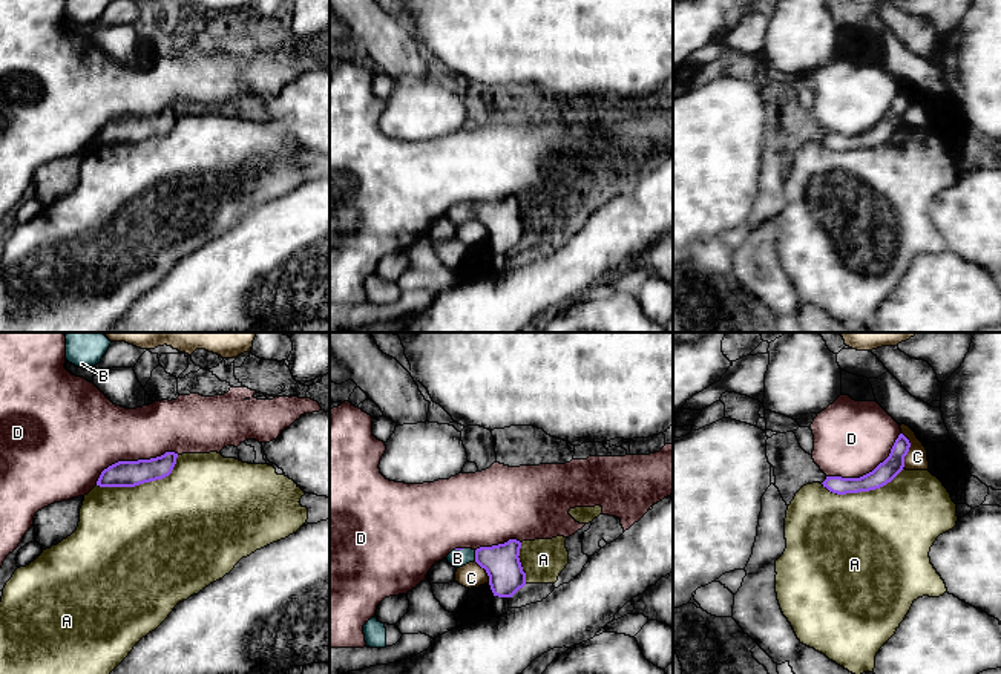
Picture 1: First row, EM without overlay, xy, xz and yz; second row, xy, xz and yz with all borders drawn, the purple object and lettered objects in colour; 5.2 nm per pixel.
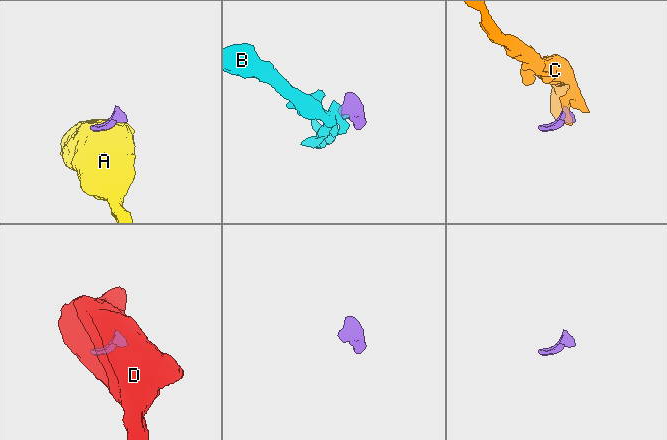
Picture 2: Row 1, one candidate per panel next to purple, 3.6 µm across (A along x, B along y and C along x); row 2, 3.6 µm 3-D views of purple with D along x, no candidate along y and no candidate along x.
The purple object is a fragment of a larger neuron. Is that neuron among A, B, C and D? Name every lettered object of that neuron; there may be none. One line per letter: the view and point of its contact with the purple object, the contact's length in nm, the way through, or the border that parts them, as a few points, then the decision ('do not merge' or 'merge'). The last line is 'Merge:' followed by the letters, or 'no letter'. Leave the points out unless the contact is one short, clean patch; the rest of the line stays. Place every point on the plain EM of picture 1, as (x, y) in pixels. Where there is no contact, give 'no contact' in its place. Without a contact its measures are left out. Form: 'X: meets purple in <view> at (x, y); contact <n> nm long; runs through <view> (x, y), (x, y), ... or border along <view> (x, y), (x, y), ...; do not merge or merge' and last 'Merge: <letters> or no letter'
A: meets purple in xy at (141, 140); contact 460 nm long; do not merge
B: meets purple in xz at (475, 212); contact 60 nm long; runs through xz (502, 219), (475, 212), (457, 215); merge
C: meets purple in yz at (908, 107); contact 190 nm long; border along yz (902, 89), (909, 100), (903, 124); do not merge
D: meets purple in xy at (134, 118); contact 460 nm long; do not merge
Merge: B

